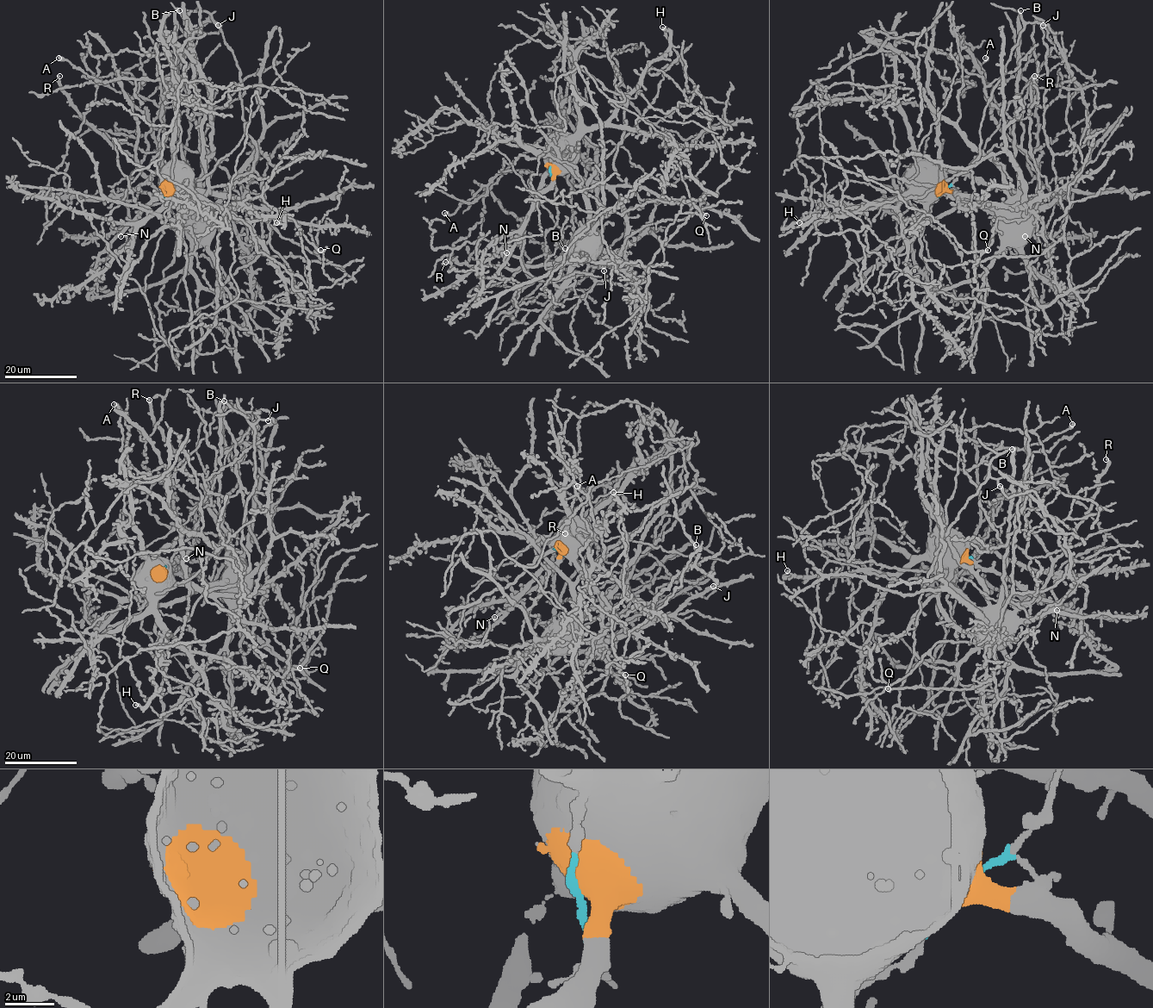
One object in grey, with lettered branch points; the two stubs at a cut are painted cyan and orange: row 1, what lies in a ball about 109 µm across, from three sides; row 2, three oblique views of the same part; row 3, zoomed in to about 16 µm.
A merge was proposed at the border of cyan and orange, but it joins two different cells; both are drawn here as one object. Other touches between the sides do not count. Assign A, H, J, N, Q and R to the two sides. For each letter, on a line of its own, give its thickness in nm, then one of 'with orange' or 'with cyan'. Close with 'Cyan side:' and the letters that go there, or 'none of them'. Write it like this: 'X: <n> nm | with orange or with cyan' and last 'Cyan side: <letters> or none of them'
A: 550 nm | with cyan
H: 440 nm | with orange
J: 200 nm | with cyan
N: 400 nm | with orange
Q: 320 nm | with cyan
R: 240 nm | with cyan
Cyan side: A, J, Q, R

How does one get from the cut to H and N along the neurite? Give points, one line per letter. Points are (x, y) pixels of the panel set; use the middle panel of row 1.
H: (550, 171), (580, 137), (604, 123), (636, 87), (644, 70), (666, 51), (670, 33), (661, 28)
N: (550, 171), (552, 183), (535, 202), (511, 255), (505, 261), (506, 252)

